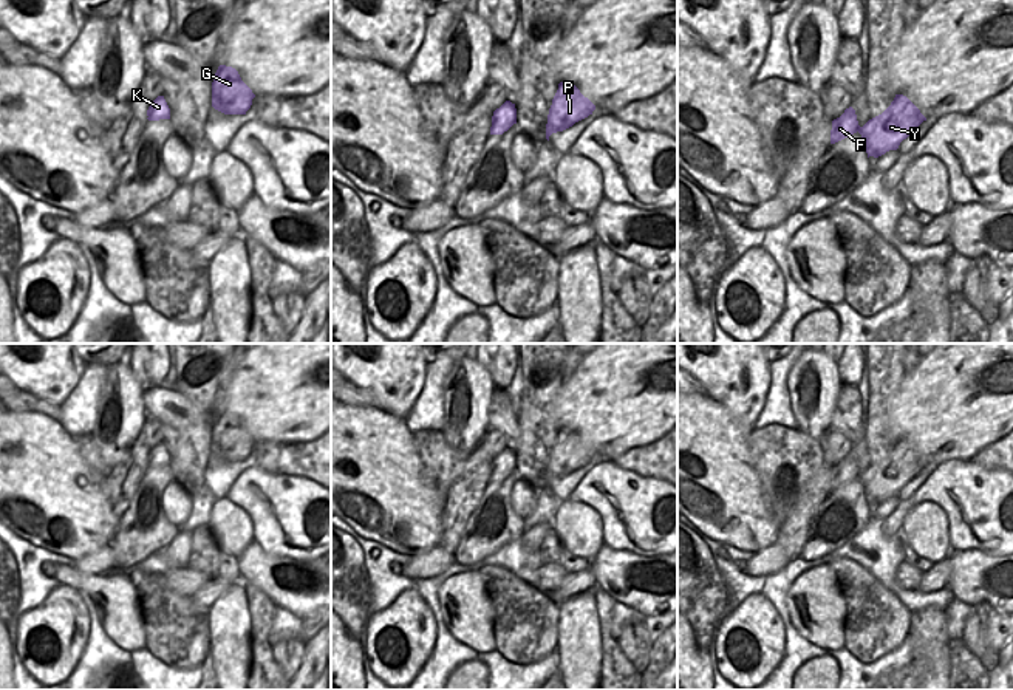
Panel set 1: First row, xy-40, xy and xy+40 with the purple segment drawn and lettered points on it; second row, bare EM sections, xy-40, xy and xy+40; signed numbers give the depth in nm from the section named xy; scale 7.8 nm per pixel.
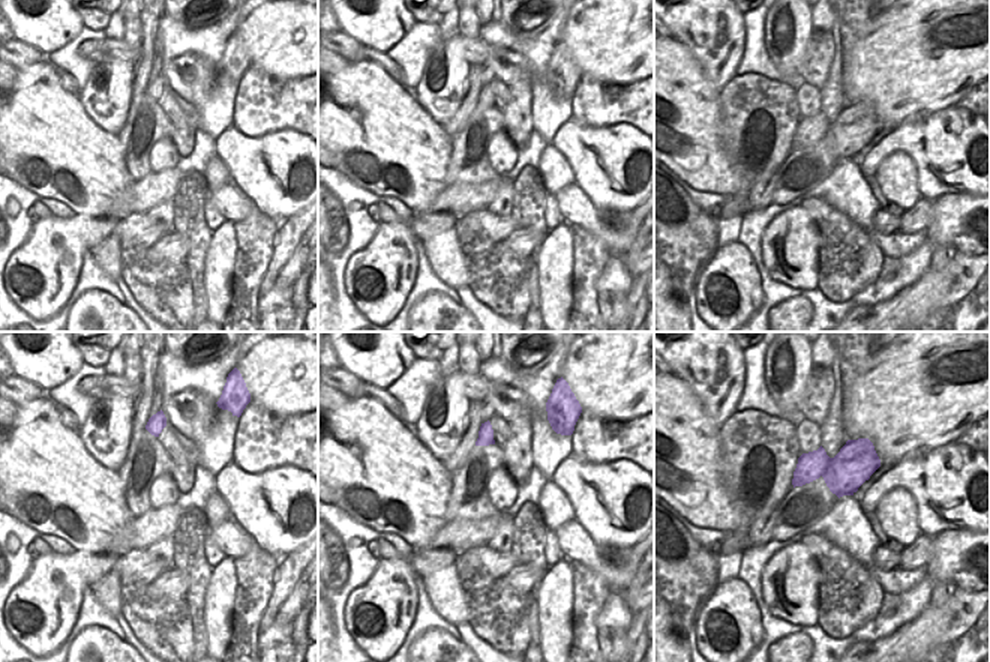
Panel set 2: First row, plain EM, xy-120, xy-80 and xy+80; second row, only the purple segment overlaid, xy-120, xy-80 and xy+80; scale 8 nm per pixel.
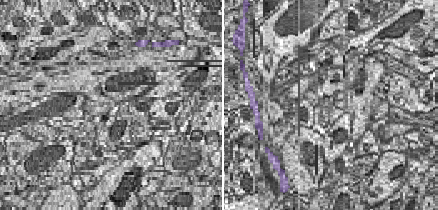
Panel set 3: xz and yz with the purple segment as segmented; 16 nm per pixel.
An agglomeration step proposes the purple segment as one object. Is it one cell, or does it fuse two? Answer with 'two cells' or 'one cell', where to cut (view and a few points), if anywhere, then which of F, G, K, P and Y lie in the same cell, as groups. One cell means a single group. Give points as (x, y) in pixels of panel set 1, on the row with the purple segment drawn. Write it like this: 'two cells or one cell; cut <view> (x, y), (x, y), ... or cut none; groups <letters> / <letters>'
two cells; cut xy (494, 115), (512, 124); groups F G P Y / K

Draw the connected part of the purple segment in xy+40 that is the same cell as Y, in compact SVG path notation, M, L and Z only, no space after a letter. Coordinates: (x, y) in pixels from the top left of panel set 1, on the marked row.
M895 94L891 105L878 116L869 119L863 127L858 122L840 116L832 121L831 144L854 133L860 133L869 156L878 158L889 150L897 150L926 118L903 94Z

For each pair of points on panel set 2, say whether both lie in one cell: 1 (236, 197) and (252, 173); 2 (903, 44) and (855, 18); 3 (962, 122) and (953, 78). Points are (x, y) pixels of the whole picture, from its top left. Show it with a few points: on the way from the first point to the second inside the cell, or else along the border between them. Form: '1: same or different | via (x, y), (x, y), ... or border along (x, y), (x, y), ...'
1: different | border along (231, 183), (258, 209)
2: different | border along (876, 15), (867, 26), (866, 33), (846, 53)
3: different | border along (956, 104), (947, 108), (921, 111)

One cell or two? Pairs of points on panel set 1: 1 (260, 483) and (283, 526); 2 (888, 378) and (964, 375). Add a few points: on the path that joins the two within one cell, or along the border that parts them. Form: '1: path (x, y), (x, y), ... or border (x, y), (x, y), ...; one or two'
1: path (265, 494), (283, 515); one
2: border (913, 370), (891, 396), (888, 410); two

